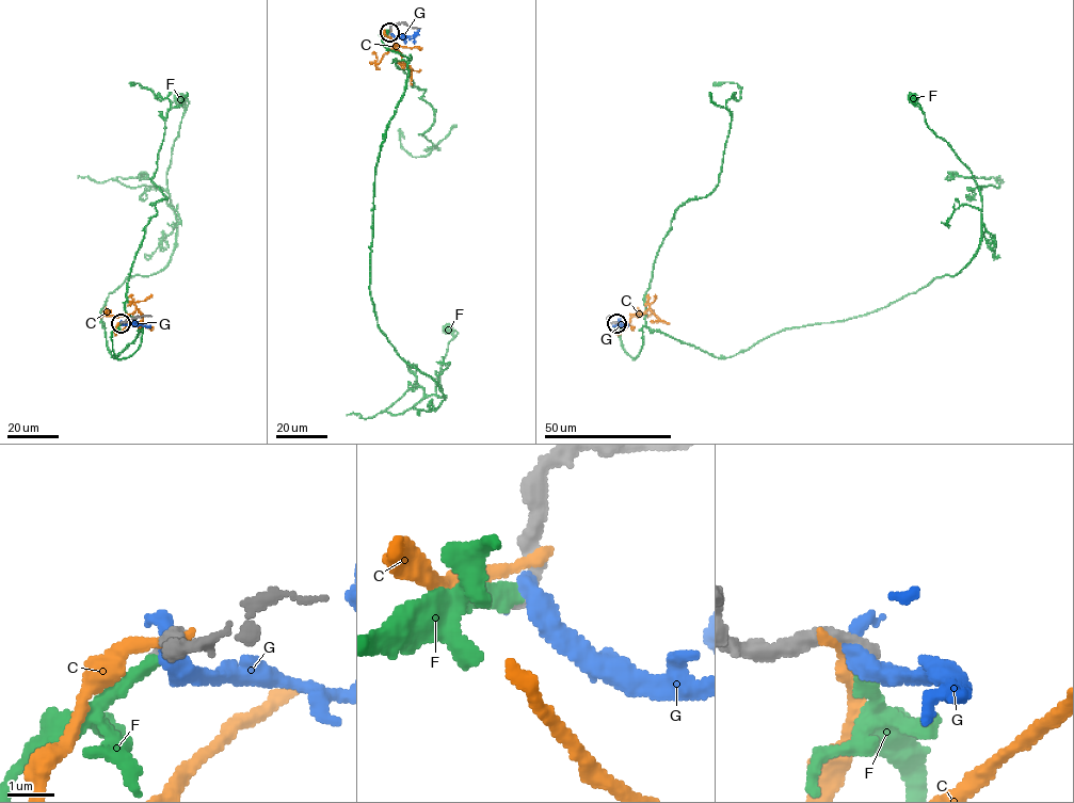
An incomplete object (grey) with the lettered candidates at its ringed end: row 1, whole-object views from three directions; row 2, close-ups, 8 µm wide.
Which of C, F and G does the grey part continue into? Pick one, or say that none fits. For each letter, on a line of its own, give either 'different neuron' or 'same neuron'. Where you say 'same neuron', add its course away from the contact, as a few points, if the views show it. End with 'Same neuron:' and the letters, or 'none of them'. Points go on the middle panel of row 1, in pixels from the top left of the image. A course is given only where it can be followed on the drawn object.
C: different neuron
F: same neuron; course (389, 33), (382, 43), (411, 58), (375, 164), (369, 293), (379, 330), (439, 397), (449, 330)
G: different neuron
Same neuron: F

